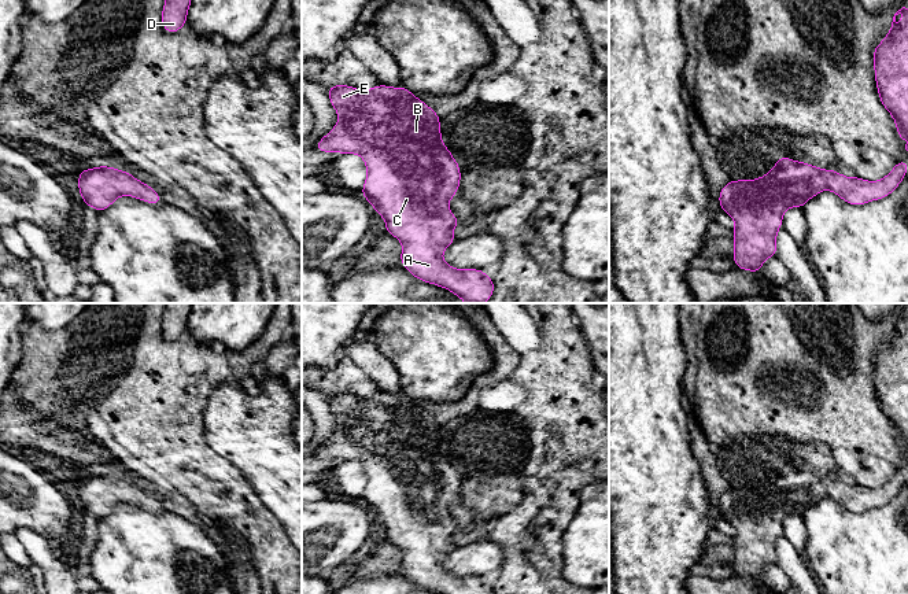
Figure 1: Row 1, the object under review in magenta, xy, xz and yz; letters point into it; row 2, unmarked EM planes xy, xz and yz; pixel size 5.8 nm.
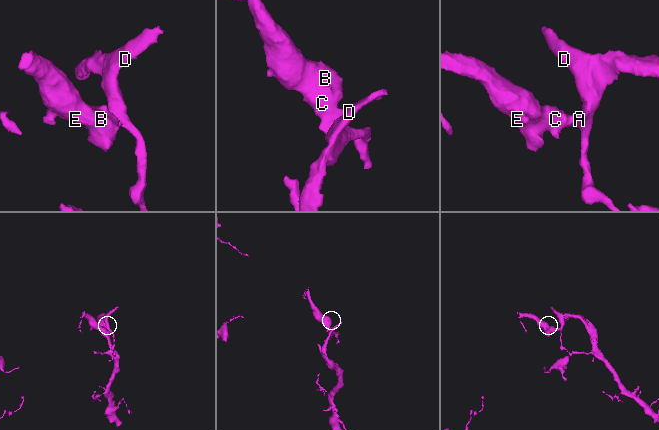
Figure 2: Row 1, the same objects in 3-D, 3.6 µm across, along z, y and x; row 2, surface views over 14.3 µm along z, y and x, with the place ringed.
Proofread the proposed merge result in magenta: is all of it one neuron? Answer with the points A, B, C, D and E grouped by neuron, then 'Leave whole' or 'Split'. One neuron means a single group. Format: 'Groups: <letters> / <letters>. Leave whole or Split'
Groups: A B C D E. Leave whole

